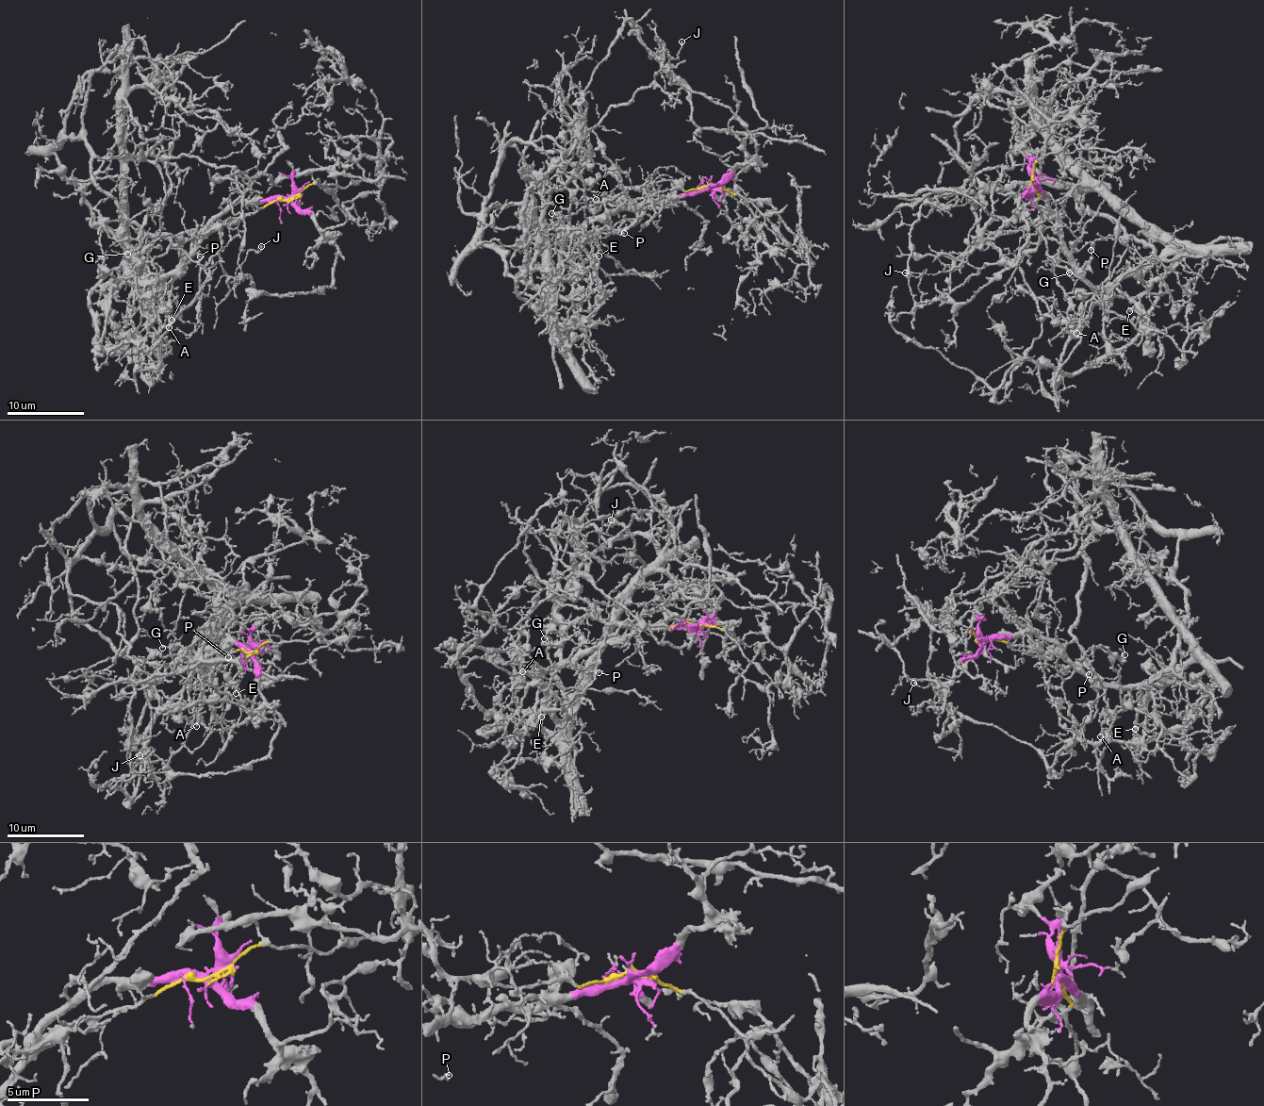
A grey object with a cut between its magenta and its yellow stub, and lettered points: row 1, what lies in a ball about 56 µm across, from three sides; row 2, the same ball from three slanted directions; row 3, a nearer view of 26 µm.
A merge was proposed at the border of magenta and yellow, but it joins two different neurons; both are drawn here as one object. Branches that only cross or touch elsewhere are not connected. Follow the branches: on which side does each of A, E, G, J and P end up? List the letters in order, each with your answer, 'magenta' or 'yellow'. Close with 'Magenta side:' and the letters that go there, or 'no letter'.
A: magenta
E: magenta
G: magenta
J: magenta
P: magenta
Magenta side: A, E, G, J, P

